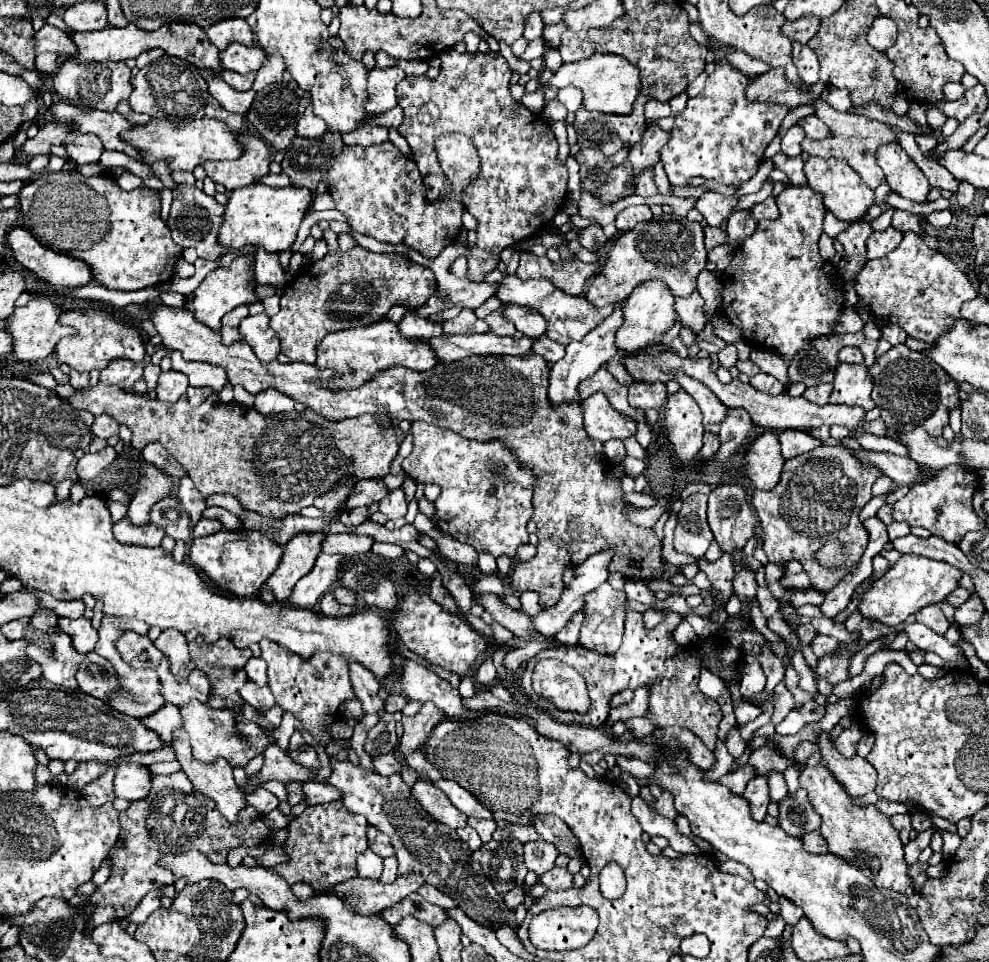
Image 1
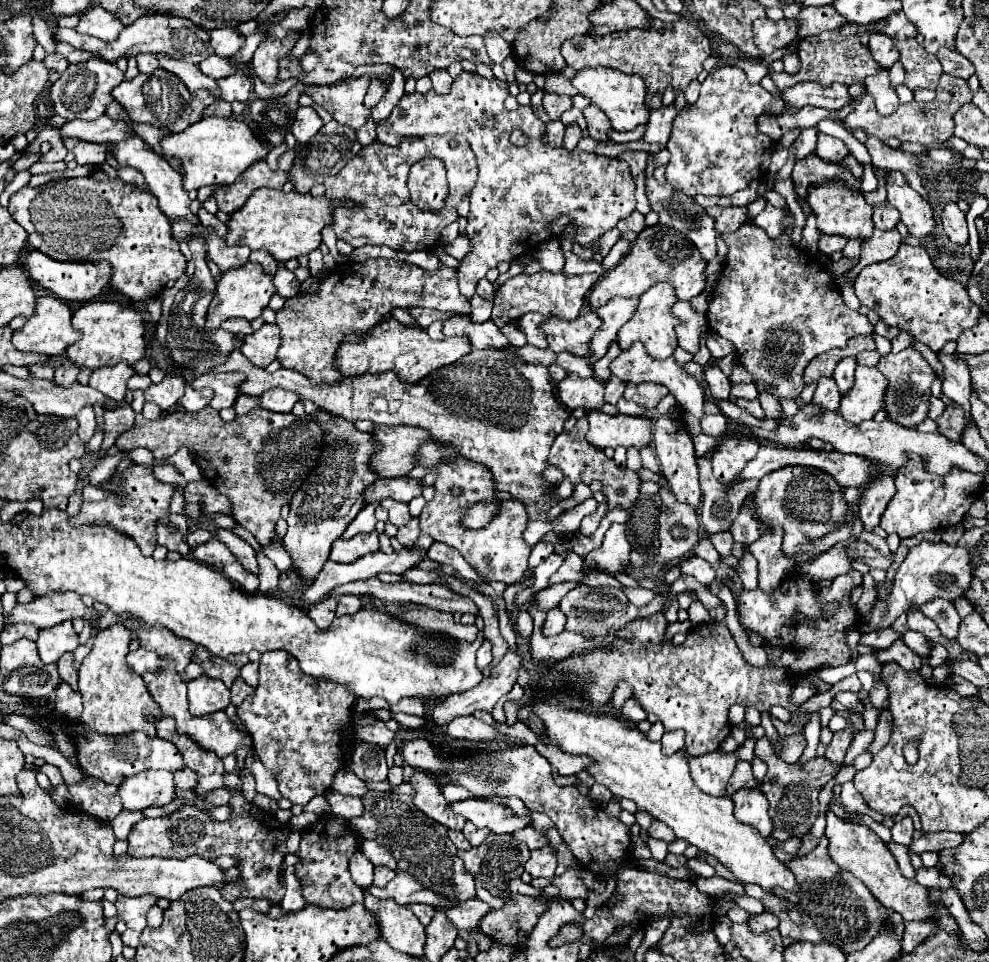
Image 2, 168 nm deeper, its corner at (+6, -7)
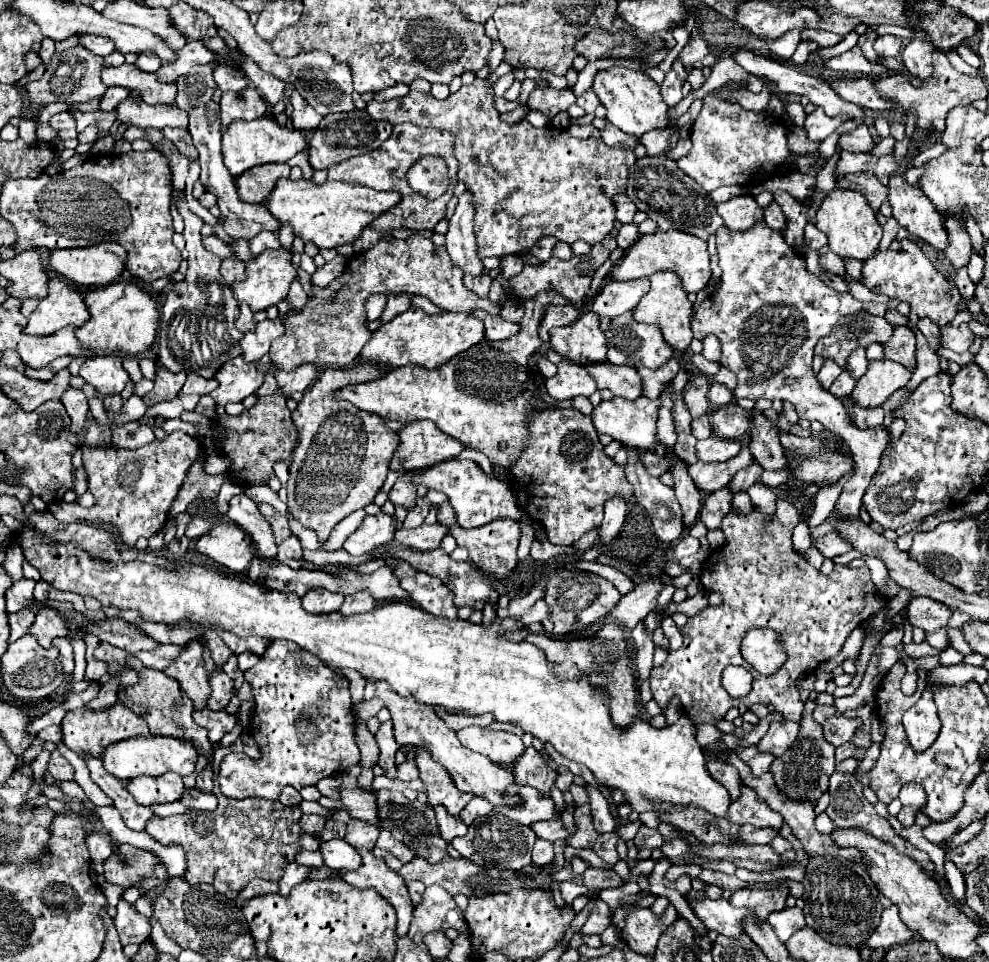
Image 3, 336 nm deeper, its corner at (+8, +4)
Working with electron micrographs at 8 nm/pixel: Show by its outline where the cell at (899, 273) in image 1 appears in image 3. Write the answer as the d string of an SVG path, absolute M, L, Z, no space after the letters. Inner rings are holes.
M909 238L895 240L885 252L877 252L877 256L865 260L859 282L875 294L885 294L899 302L907 302L911 306L911 312L915 312L919 318L931 318L937 326L949 324L959 312L959 306L963 302L971 302L959 294L955 282L943 276L921 252L921 248Z

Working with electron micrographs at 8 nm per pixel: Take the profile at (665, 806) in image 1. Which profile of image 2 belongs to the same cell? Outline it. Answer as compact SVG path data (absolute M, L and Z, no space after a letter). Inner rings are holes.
M653 821L651 827L647 829L647 833L649 833L649 837L661 839L661 841L665 841L665 843L673 843L673 841L677 839L675 833L673 833L665 823L661 823L661 821Z

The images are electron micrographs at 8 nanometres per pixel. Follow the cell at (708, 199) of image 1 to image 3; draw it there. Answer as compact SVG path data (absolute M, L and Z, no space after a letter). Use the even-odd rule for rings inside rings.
M735 196L717 204L717 212L729 230L745 230L763 220L763 208L757 206L753 196Z

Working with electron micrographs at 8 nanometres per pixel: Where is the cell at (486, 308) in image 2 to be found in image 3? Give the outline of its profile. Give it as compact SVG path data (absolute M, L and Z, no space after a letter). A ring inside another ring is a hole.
M483 274L483 276L465 276L463 278L463 282L465 282L465 286L471 290L471 292L475 292L477 296L489 296L489 288L491 288L491 276L487 276L487 274Z

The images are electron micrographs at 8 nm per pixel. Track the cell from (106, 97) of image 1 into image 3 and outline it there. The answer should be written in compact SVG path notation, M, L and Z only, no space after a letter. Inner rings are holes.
M83 46L69 48L57 56L53 56L51 66L45 70L43 78L37 82L31 82L25 86L29 92L31 102L35 104L49 104L49 102L91 102L95 98L103 98L107 92L107 86L101 82L101 72L105 70L105 62L101 56L85 50Z

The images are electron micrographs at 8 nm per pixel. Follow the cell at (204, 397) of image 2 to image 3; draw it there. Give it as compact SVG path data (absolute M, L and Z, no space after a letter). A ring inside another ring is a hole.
M187 374L187 380L185 380L185 384L183 384L183 394L209 394L211 390L215 390L217 388L217 380L205 380L205 378L201 378L201 376L197 376L197 374Z

